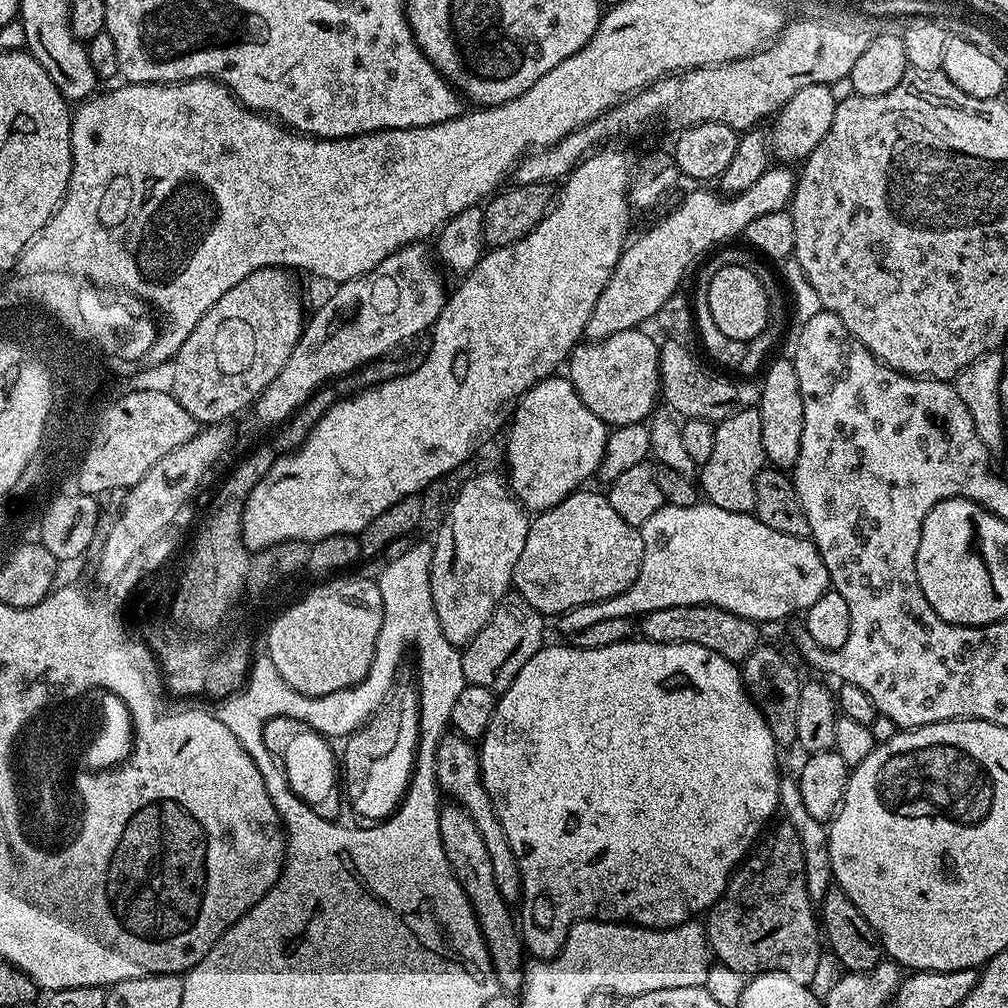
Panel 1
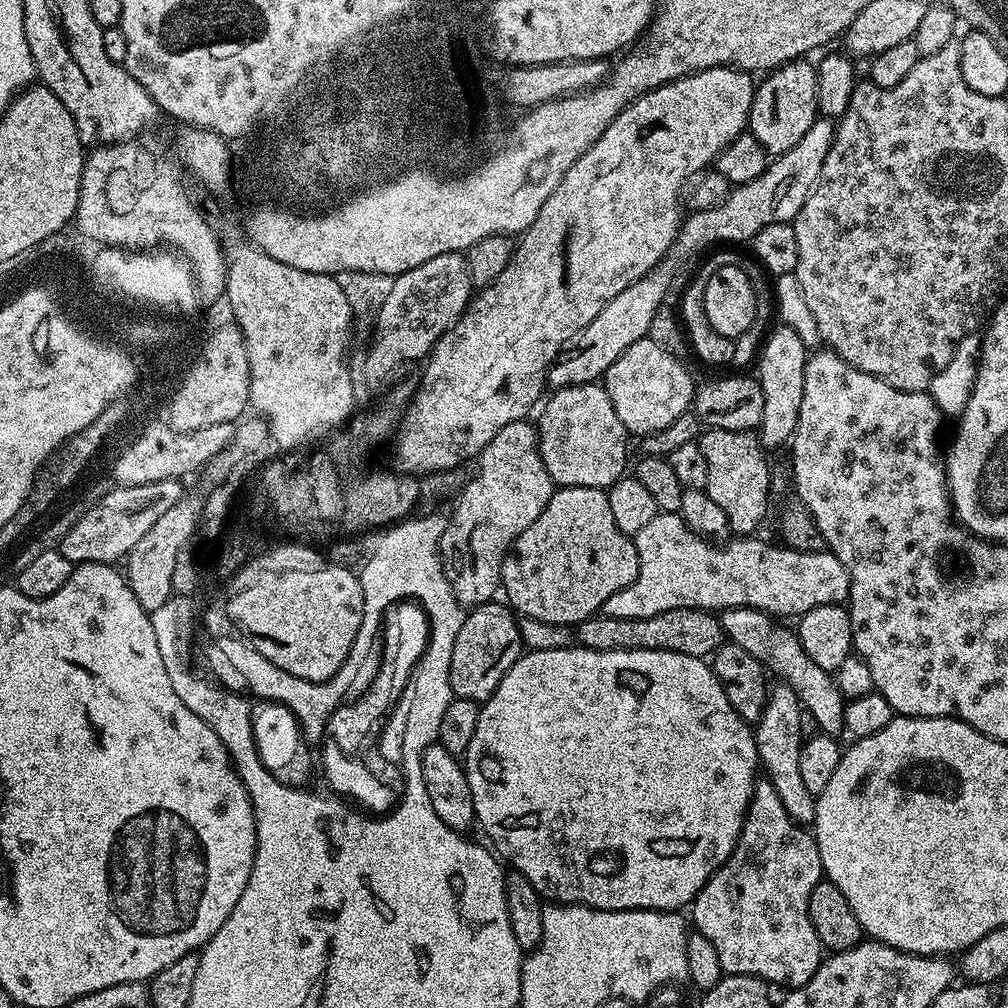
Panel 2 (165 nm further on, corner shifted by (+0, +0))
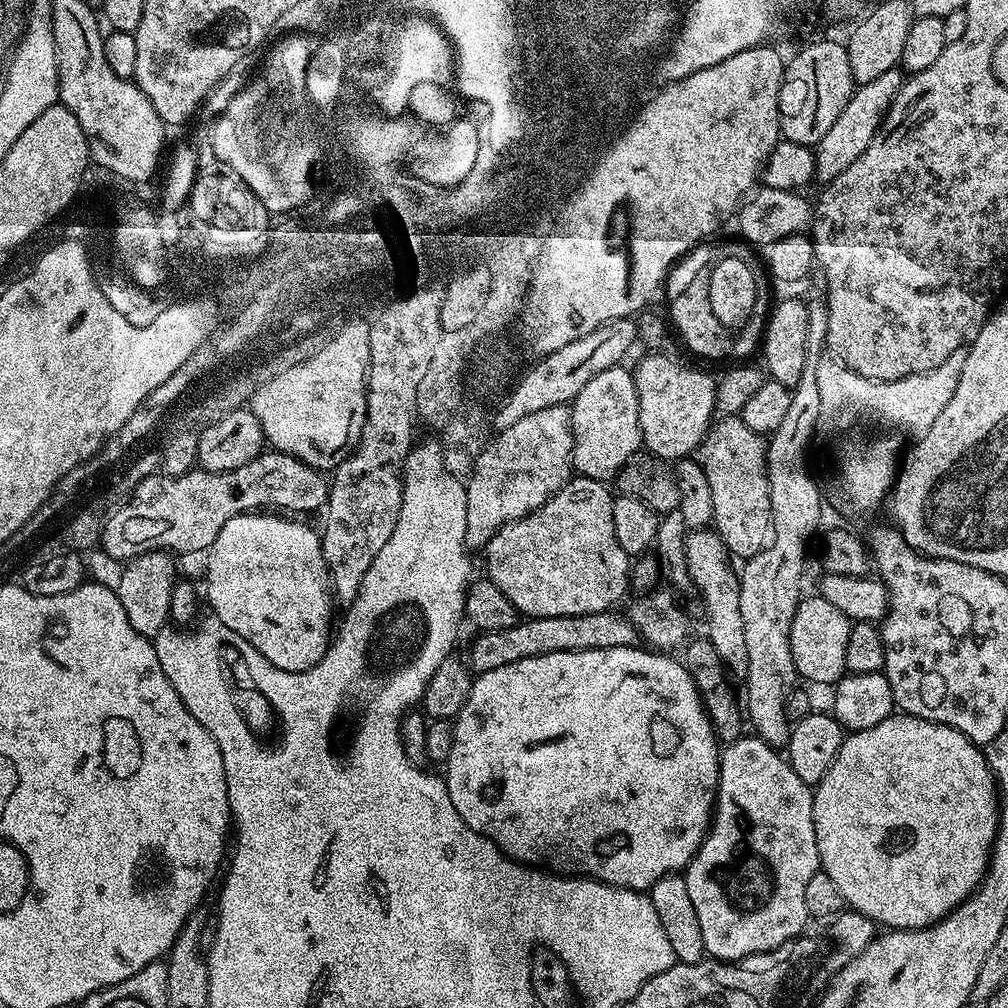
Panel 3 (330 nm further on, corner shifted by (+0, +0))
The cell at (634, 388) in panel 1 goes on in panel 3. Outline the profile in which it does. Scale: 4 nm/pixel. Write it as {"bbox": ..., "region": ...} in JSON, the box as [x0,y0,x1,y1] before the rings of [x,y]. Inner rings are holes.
{"bbox":[632,354,716,462],"region":[[[644,354],[635,361],[632,377],[638,390],[642,444],[653,456],[669,462],[691,457],[701,447],[716,416],[716,385],[704,372],[683,368],[668,354]]]}

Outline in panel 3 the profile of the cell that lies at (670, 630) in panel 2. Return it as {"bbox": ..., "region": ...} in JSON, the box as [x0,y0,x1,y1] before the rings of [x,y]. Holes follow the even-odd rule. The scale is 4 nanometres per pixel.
{"bbox":[466,610,637,673],"region":[[[609,610],[594,614],[574,614],[558,618],[533,616],[521,619],[510,630],[480,632],[477,640],[468,648],[466,663],[473,673],[498,670],[498,666],[510,666],[522,658],[534,658],[551,652],[581,652],[582,650],[606,650],[607,648],[630,648],[637,643],[636,627],[627,615]]]}

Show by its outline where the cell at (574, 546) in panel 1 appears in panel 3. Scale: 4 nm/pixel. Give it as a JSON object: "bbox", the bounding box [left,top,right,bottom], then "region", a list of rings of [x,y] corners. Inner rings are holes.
{"bbox":[486,474,630,618],"region":[[[579,474],[573,475],[568,483],[559,488],[548,499],[541,508],[535,508],[529,516],[523,516],[521,520],[515,520],[509,524],[503,524],[494,534],[494,538],[490,540],[486,546],[488,552],[488,572],[487,579],[494,582],[494,586],[498,586],[498,590],[502,590],[502,594],[506,594],[506,598],[510,598],[510,602],[516,607],[517,613],[523,614],[525,617],[541,616],[542,618],[558,618],[559,616],[573,616],[574,614],[594,614],[595,612],[606,612],[617,607],[616,603],[624,596],[624,591],[630,588],[630,557],[626,554],[626,550],[622,550],[622,546],[618,546],[618,538],[614,534],[614,499],[613,493],[608,493],[609,485],[602,480],[591,480],[588,476]]]}

